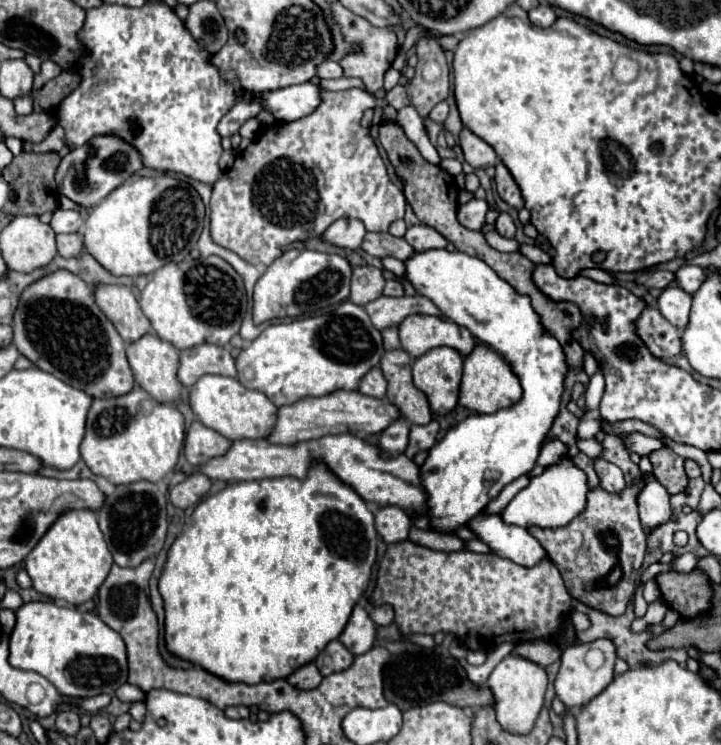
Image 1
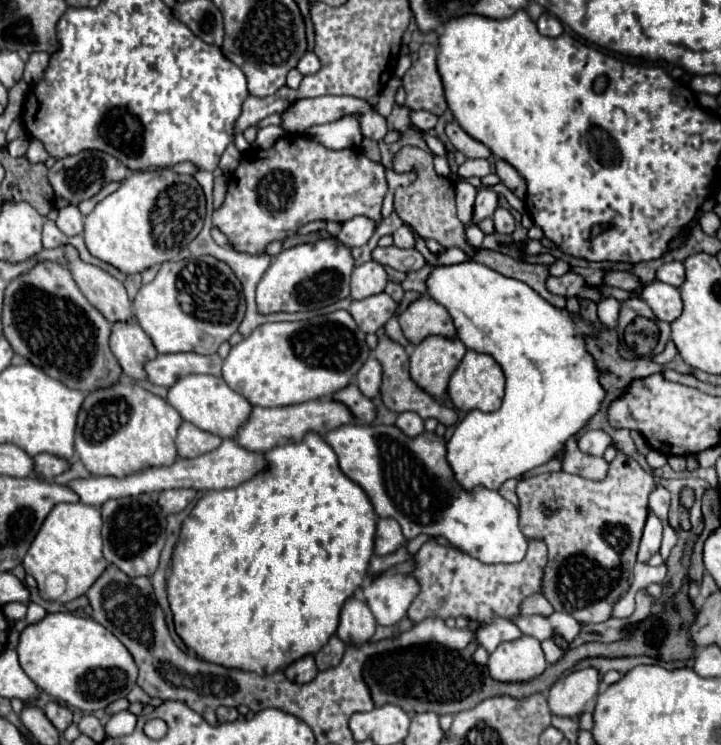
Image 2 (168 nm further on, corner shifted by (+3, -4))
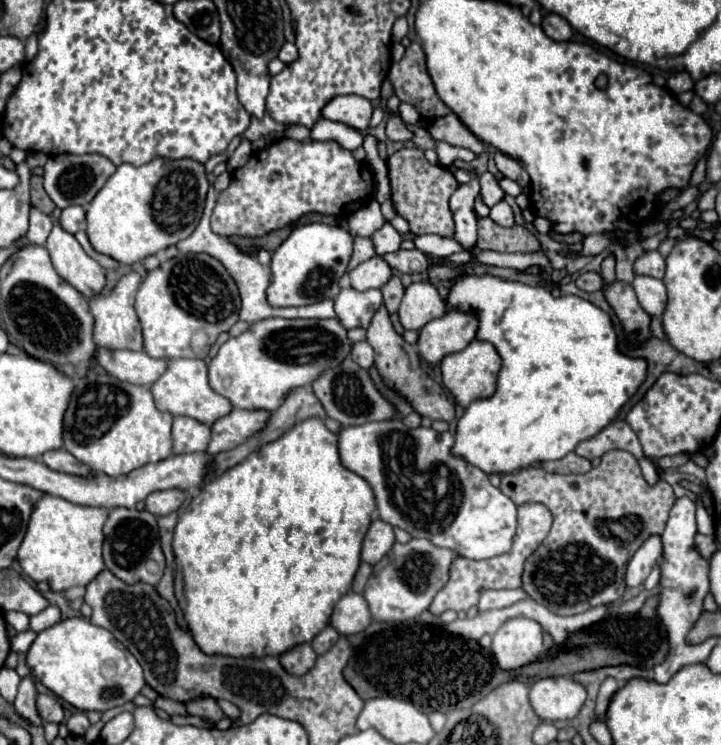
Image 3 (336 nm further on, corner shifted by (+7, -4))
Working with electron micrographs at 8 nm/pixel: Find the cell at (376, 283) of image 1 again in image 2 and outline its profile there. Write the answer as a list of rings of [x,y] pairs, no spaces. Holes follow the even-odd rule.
[[[368,261],[360,267],[354,267],[352,271],[352,299],[366,299],[370,295],[382,293],[386,287],[386,271],[380,263]]]

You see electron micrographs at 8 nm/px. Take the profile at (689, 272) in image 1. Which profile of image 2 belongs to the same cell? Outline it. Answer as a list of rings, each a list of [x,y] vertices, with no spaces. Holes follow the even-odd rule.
[[[668,261],[658,269],[656,279],[672,287],[680,287],[684,283],[684,265],[680,261]]]

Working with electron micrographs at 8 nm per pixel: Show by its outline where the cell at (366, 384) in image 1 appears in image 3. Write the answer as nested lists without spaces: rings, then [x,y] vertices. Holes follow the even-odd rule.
[[[366,341],[354,343],[350,357],[352,357],[360,367],[364,367],[364,369],[370,369],[372,363],[374,363],[374,351],[372,351],[372,347],[370,347]]]

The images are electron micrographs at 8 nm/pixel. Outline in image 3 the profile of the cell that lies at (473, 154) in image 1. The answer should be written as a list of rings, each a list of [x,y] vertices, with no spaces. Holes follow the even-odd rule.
[[[448,113],[446,117],[438,117],[428,131],[434,139],[446,141],[456,147],[470,149],[476,155],[484,151],[484,143],[458,119],[456,113]]]

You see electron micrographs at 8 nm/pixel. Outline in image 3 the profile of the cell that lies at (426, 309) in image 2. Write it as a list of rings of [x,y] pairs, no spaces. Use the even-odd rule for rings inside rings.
[[[414,281],[406,287],[398,315],[404,329],[418,331],[428,321],[444,315],[444,301],[430,281]]]

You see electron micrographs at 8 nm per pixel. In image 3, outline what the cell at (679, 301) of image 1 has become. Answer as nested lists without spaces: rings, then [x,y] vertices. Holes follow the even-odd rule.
[[[636,275],[632,281],[632,287],[636,291],[636,297],[642,305],[642,309],[648,315],[660,317],[664,307],[666,307],[666,287],[660,279],[646,277],[646,275]]]

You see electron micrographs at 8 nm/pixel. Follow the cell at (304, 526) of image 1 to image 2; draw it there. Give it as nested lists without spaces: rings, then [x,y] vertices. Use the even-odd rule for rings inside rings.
[[[308,433],[304,441],[276,447],[264,455],[268,459],[268,469],[264,473],[252,477],[250,481],[234,489],[208,491],[196,503],[196,507],[182,523],[182,533],[172,555],[172,573],[166,579],[168,603],[174,615],[174,629],[178,637],[184,641],[184,645],[190,651],[194,651],[200,659],[212,661],[214,665],[224,665],[228,669],[248,669],[250,673],[260,673],[260,675],[282,671],[288,665],[292,665],[292,661],[298,661],[300,657],[306,657],[306,655],[314,655],[316,651],[320,651],[322,645],[328,643],[328,637],[336,633],[338,621],[340,621],[340,609],[344,601],[354,595],[354,591],[362,585],[362,581],[368,575],[368,563],[374,553],[374,533],[376,533],[376,521],[378,521],[366,493],[362,491],[360,485],[350,481],[340,471],[336,455],[322,439],[322,435]]]

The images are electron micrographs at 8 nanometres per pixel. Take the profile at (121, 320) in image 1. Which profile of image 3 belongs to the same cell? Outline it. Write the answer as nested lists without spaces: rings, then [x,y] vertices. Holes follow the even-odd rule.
[[[54,221],[52,233],[46,239],[46,249],[56,273],[74,289],[78,289],[86,299],[92,299],[102,291],[106,283],[104,269],[84,253],[76,237],[64,231],[58,221]]]

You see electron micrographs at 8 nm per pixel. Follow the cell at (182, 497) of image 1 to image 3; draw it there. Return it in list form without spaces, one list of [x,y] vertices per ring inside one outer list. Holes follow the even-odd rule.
[[[166,489],[166,491],[154,491],[146,497],[146,511],[150,511],[156,517],[174,513],[184,503],[184,491],[180,489]]]

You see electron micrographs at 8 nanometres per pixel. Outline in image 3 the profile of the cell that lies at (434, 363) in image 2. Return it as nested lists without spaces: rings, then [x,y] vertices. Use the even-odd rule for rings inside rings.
[[[452,309],[420,329],[418,353],[426,363],[436,365],[442,357],[462,351],[476,337],[476,329],[476,311]]]

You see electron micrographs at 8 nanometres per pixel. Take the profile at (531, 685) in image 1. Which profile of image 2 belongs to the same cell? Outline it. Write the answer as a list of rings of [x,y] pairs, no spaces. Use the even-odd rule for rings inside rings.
[[[528,635],[502,643],[488,661],[490,677],[502,683],[528,683],[540,677],[546,667],[540,641]]]

